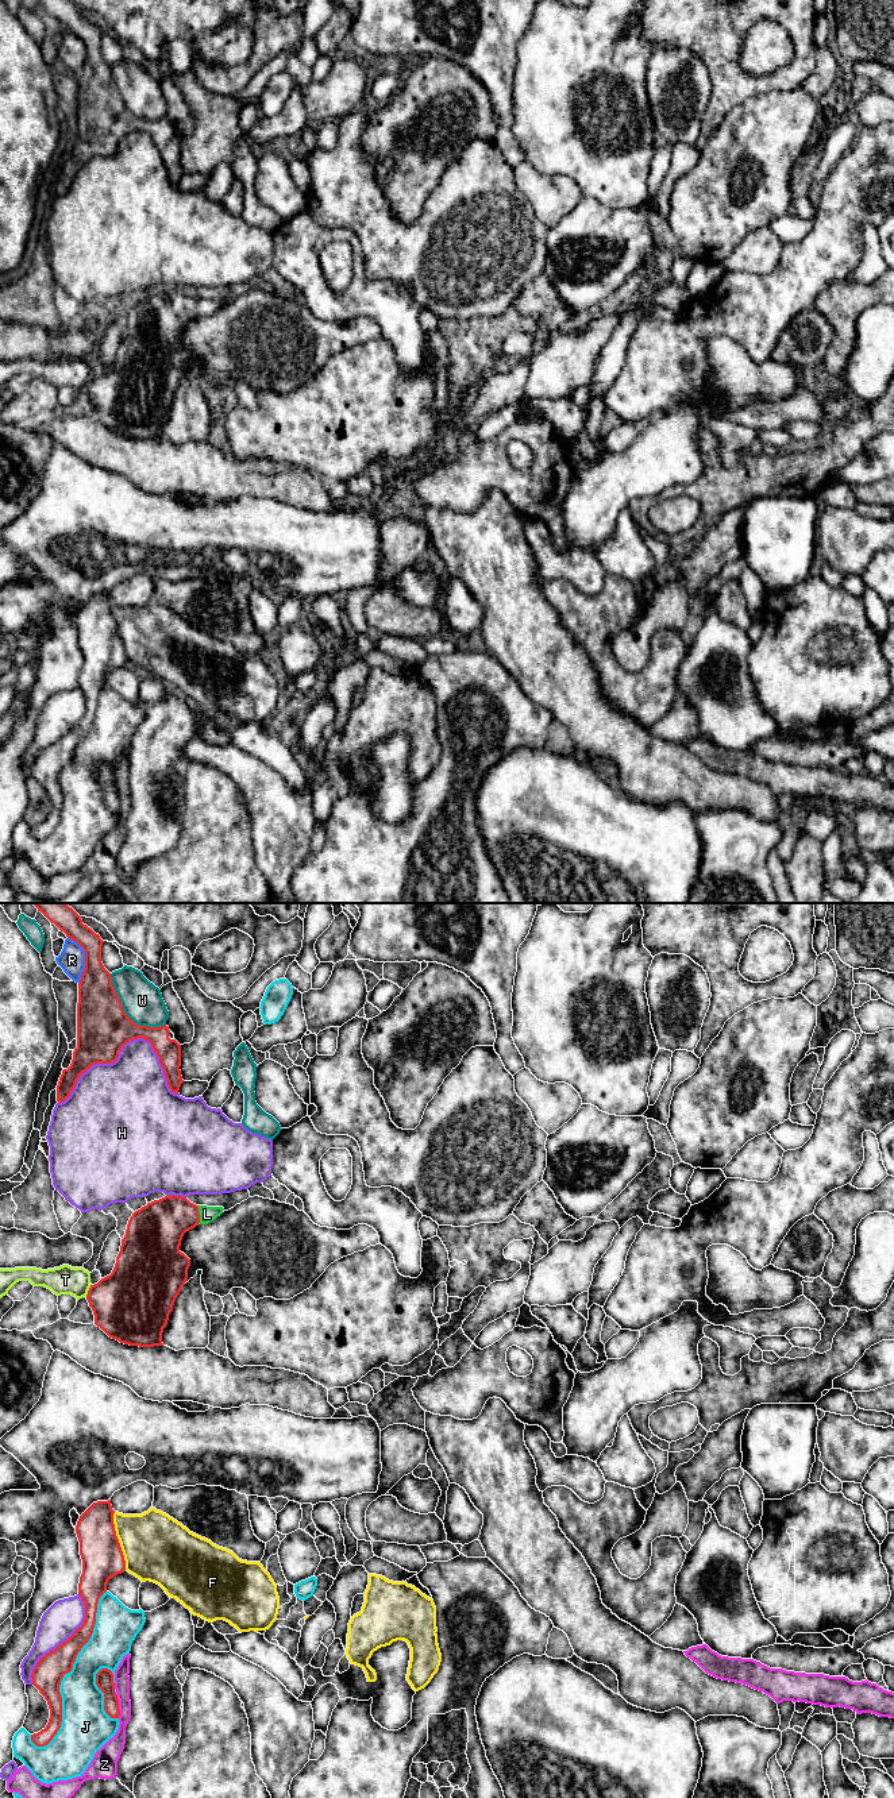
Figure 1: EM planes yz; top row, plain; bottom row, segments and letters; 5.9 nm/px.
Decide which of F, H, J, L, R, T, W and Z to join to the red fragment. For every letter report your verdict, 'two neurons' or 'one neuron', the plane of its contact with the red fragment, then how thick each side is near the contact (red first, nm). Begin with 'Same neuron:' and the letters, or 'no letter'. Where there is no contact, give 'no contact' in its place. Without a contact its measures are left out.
Same neuron: L
F: two neurons; meets red in yz; 240 nm thick on the red side, 400 nm on the other
H: two neurons; meets red in yz; 320 nm thick on the red side, 380 nm on the other
J: two neurons; meets red in yz; 180 nm thick on the red side, 260 nm on the other
L: one neuron; meets red in yz; 300 nm thick on the red side, 100 nm on the other
R: two neurons; meets red in yz; 220 nm thick on the red side, 160 nm on the other
T: two neurons; meets red in yz; 420 nm thick on the red side, 180 nm on the other
W: two neurons; meets red in yz; 320 nm thick on the red side, 240 nm on the other
Z: two neurons; meets red in yz; 110 nm thick on the red side, 110 nm on the other

